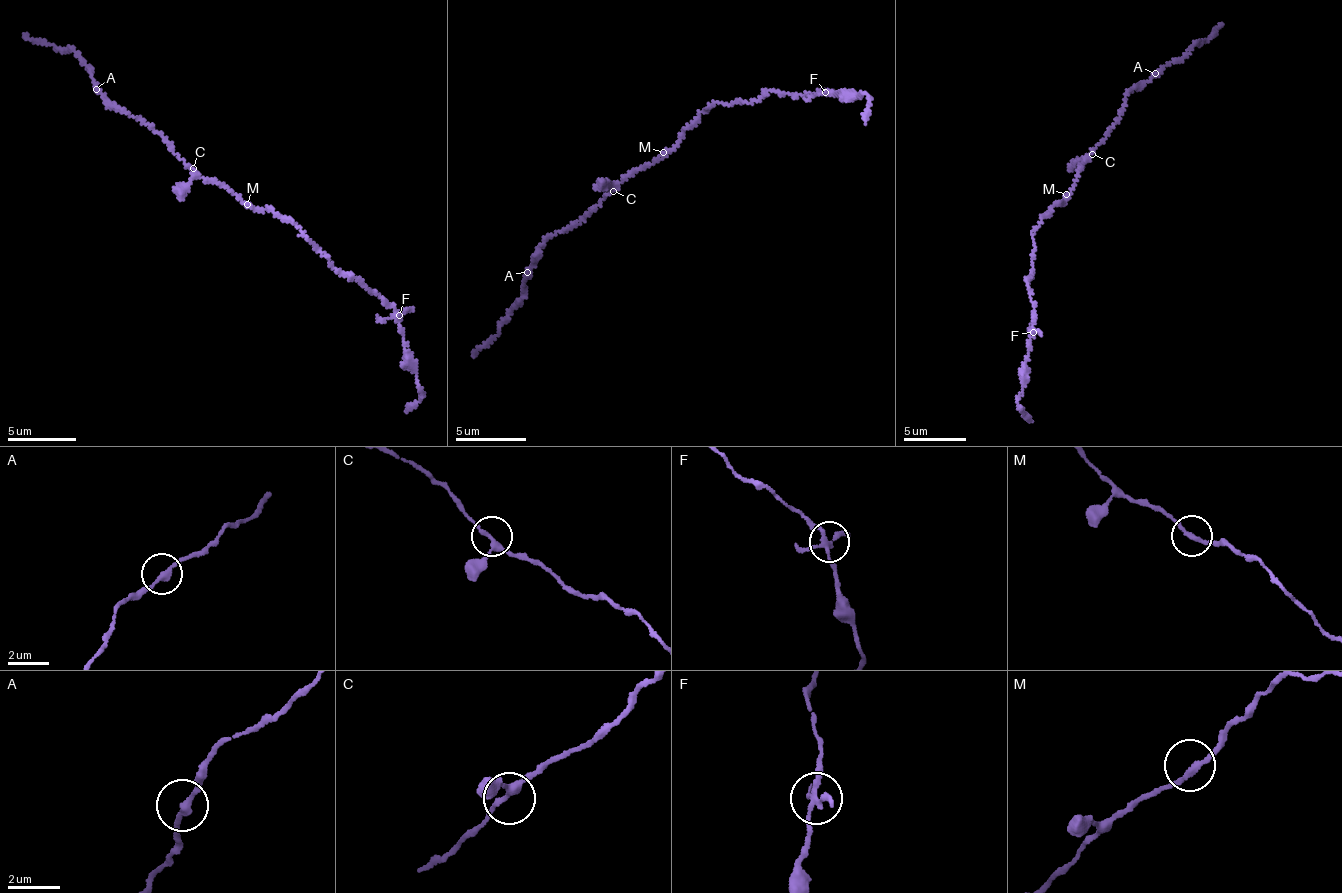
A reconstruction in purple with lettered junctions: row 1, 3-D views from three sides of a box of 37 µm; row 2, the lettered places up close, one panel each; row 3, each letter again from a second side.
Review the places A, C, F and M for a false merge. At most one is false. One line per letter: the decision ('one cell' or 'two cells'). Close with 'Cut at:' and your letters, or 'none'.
A: one cell
C: one cell
F: two cells
M: one cell
Cut at: F

